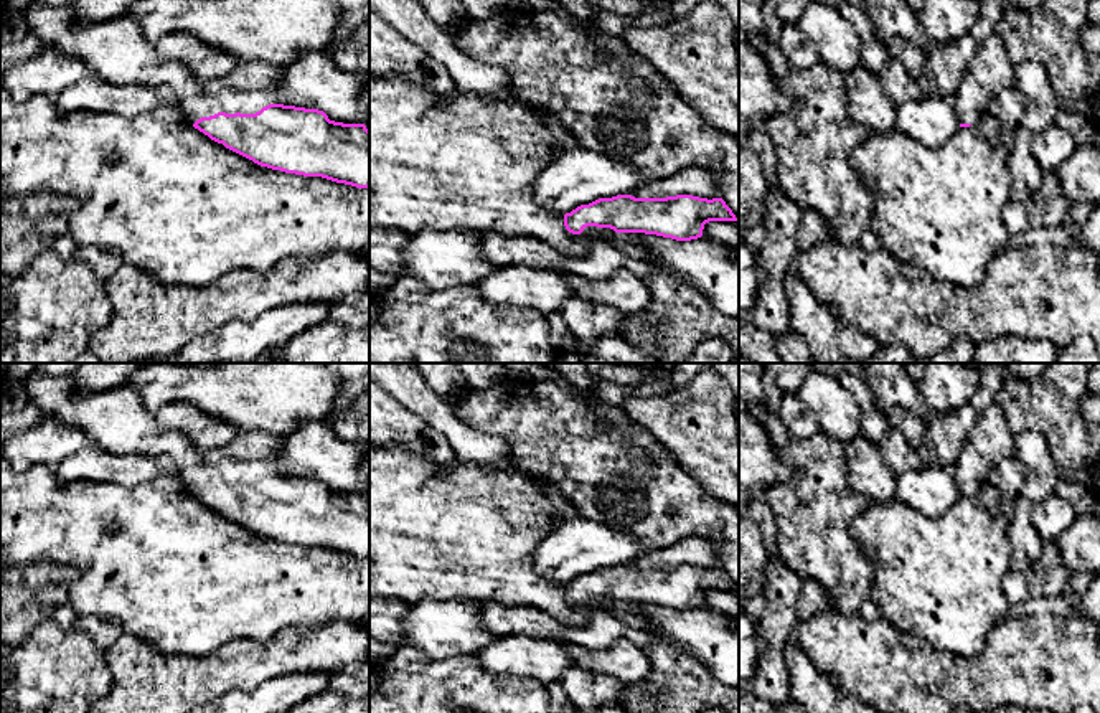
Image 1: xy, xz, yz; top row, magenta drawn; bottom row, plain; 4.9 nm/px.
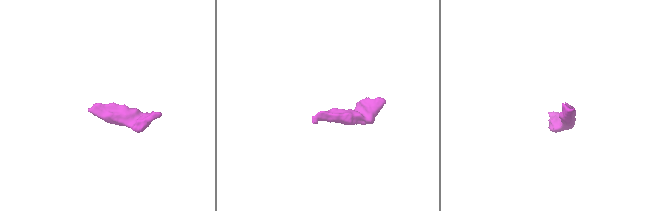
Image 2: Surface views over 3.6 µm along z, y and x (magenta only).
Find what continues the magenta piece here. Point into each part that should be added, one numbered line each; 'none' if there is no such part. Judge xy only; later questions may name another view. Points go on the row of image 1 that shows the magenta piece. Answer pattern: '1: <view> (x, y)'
1: xy (116, 50)

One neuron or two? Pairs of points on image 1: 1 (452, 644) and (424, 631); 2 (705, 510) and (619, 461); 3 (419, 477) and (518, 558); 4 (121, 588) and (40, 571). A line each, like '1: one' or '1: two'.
1: one
2: one
3: one
4: two

